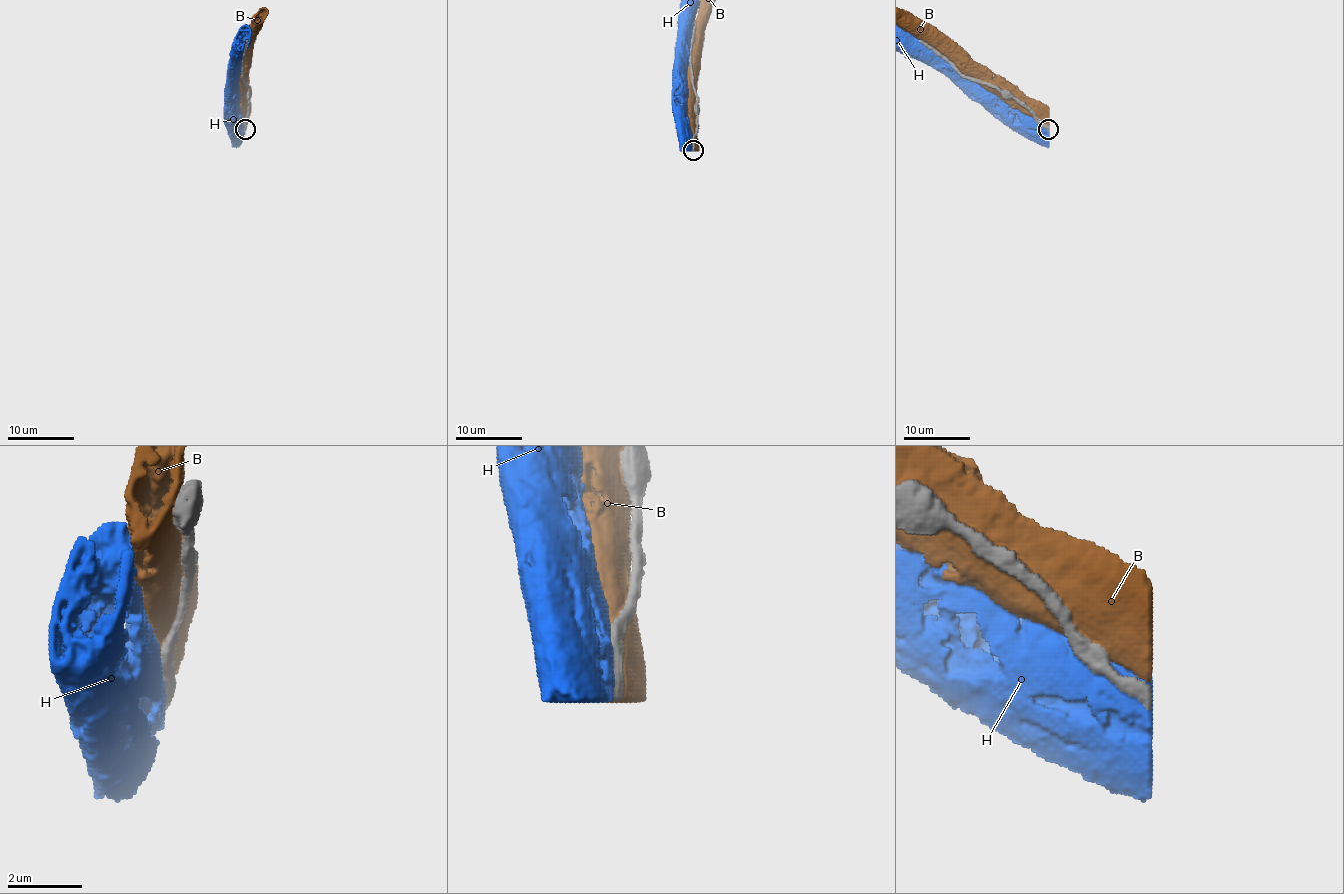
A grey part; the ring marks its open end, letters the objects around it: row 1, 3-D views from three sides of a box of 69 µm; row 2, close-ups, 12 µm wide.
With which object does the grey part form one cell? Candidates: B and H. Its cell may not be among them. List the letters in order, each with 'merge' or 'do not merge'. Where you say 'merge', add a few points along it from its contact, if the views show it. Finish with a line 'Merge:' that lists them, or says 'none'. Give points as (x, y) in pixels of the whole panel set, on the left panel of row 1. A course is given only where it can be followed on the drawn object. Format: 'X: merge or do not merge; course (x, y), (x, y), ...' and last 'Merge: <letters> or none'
B: do not merge
H: do not merge
Merge: none

